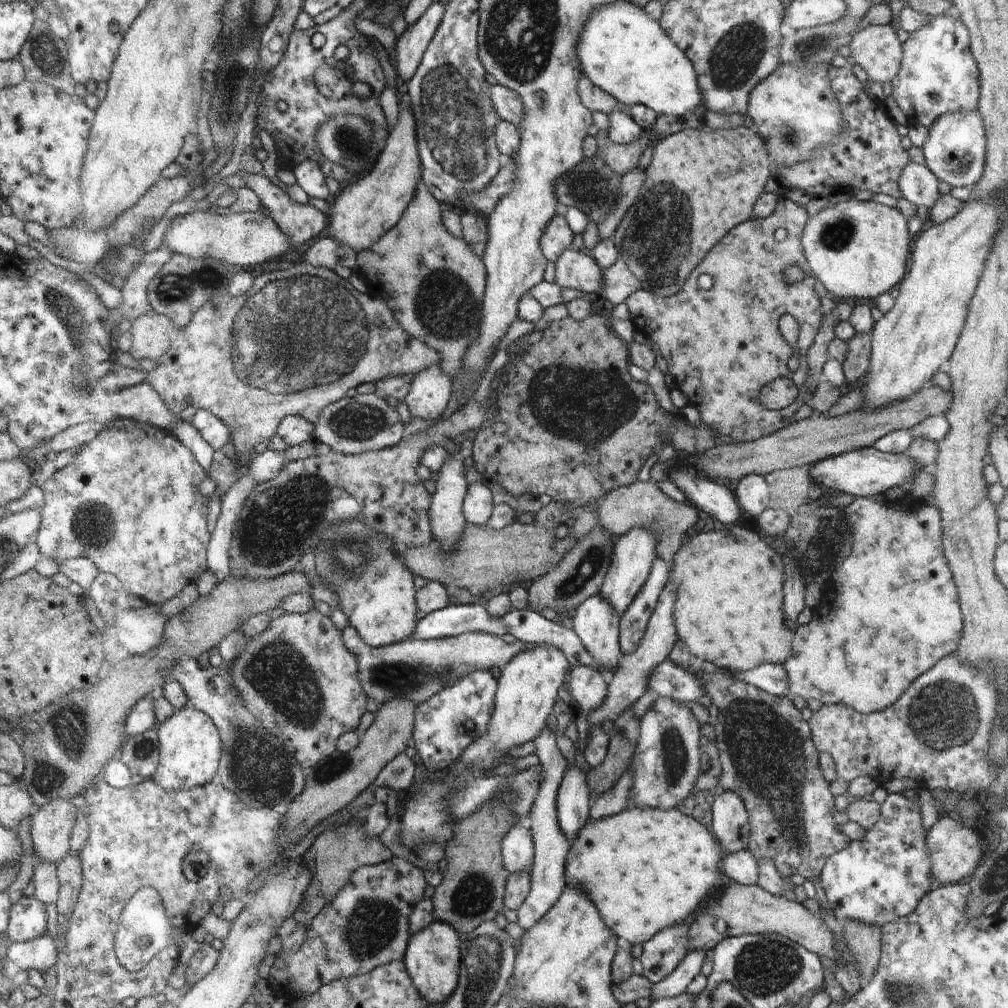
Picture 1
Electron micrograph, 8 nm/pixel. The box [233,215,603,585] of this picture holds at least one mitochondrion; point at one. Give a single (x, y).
(281, 520)

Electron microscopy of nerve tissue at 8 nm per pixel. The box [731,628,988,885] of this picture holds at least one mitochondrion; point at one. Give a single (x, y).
(943, 716)

